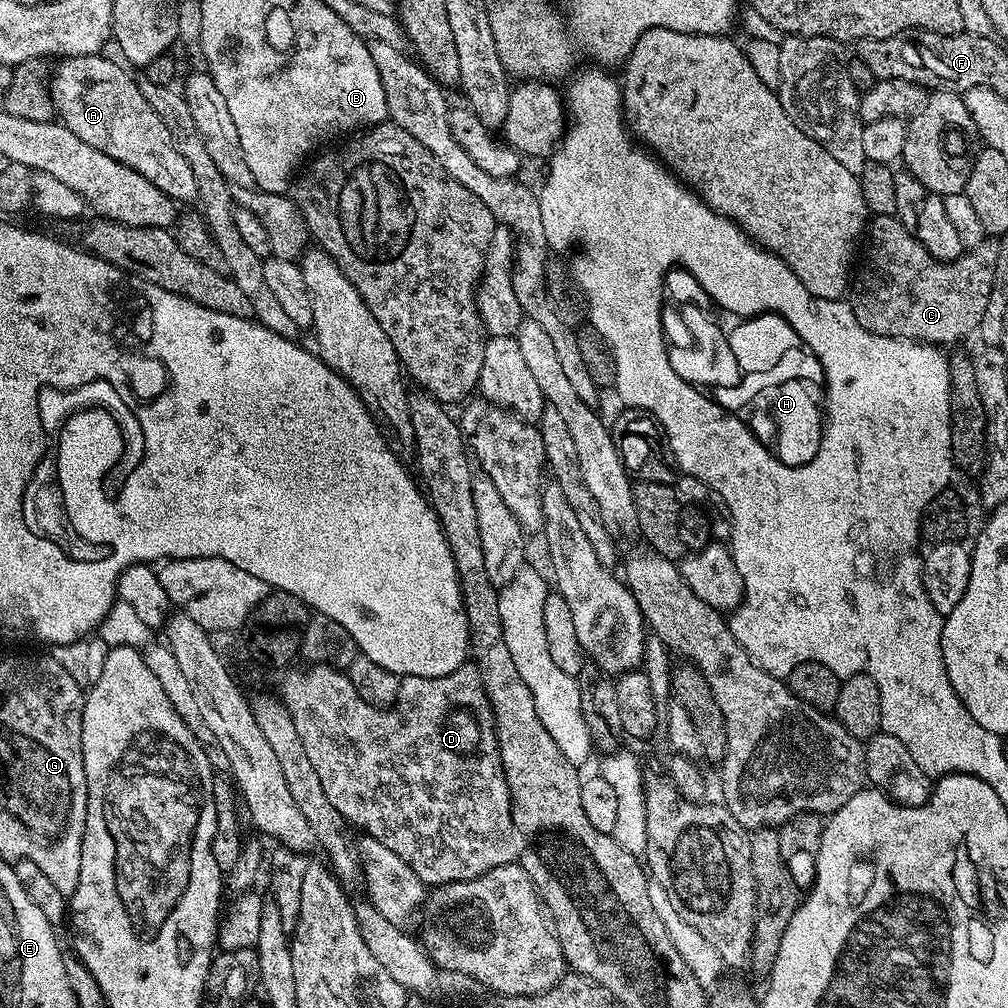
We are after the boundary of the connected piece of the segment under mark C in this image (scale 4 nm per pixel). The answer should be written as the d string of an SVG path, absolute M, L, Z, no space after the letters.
M872 216L866 228L866 244L867 240L864 265L859 265L850 284L854 318L866 330L945 346L979 329L986 302L990 302L992 289L998 284L999 239L986 238L958 258L939 260L896 216Z

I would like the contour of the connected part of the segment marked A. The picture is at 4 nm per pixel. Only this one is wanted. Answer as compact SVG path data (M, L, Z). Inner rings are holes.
M104 54L78 55L59 61L60 68L49 79L53 111L82 142L142 174L142 178L158 186L158 190L173 202L191 205L188 203L197 199L194 170L190 170L186 158L178 154L178 146L174 146L162 118L158 118L158 114L150 110L146 98L142 98L139 83L135 79L132 81L132 72L123 63L115 64L106 57Z

